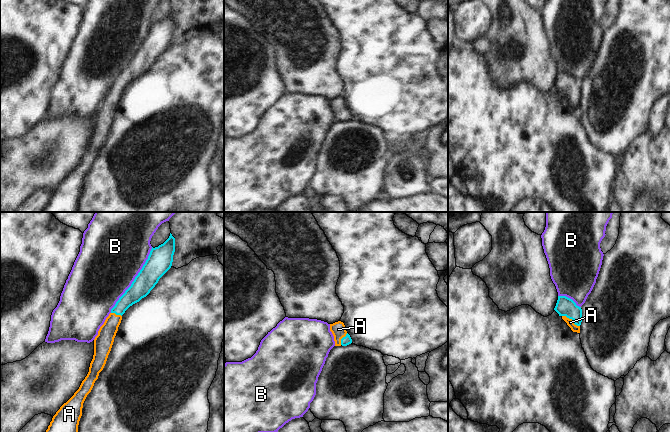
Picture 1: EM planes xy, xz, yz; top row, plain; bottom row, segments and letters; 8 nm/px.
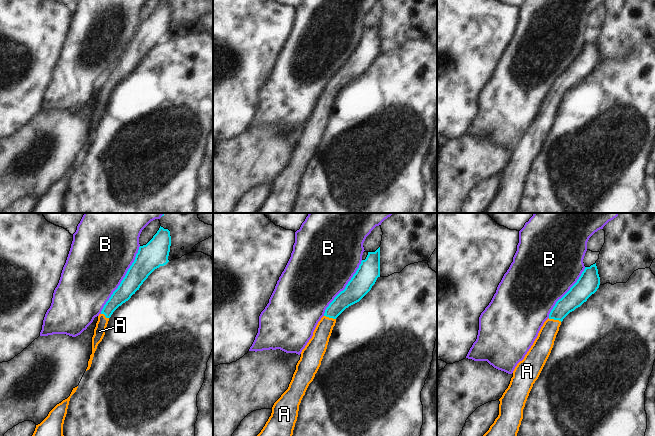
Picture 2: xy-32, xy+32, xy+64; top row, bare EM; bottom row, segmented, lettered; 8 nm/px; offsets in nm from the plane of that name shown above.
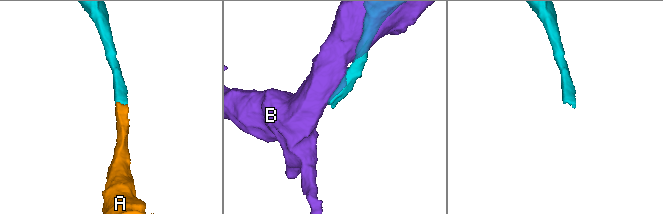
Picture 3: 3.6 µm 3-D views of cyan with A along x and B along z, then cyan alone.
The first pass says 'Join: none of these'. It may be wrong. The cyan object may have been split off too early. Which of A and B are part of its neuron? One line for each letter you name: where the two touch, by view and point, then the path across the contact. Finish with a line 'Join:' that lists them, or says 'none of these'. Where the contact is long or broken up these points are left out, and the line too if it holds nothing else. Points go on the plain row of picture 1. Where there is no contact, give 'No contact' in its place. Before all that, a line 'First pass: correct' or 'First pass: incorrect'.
First pass: incorrect
A: Touches cyan at yz (571, 94). Path across: yz (565, 82), (571, 89), (571, 94), (570, 98)
Join: A

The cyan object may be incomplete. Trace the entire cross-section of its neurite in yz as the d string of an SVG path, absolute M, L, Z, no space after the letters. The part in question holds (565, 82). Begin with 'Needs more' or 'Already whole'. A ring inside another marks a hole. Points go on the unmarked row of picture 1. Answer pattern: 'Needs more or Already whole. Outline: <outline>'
Needs more. Outline: M558 72L554 86L562 93L573 108L580 109L582 85L572 75L566 72Z

